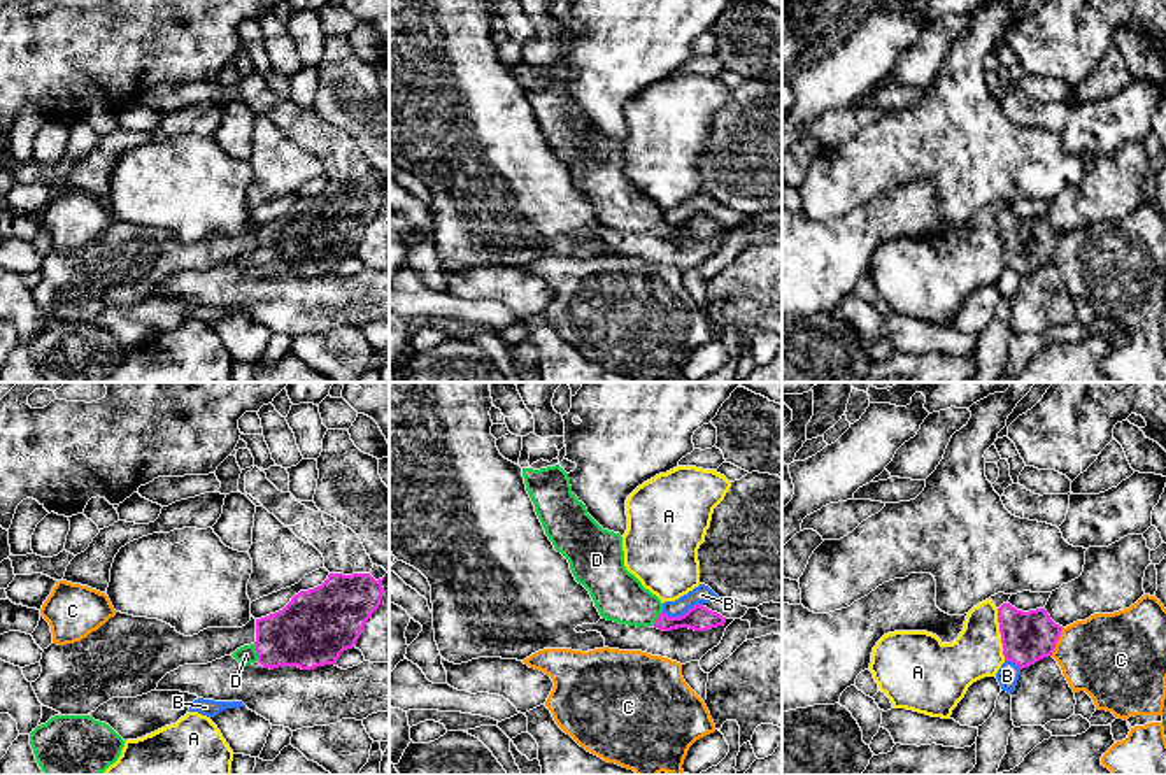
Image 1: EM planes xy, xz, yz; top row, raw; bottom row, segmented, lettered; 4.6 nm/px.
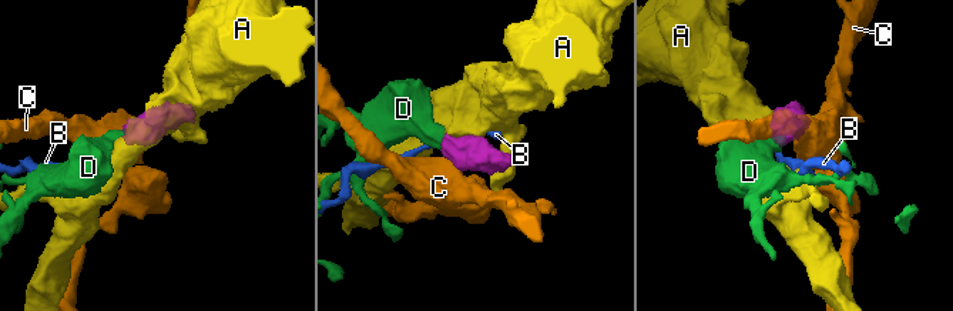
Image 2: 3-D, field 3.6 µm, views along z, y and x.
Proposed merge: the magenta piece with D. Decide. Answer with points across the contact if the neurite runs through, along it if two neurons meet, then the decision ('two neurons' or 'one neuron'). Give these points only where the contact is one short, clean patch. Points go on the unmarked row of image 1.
way xy (307, 241), (256, 258), (246, 262); one neuron

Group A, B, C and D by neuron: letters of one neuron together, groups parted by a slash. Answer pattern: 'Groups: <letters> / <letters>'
Groups: A / B / C / D

